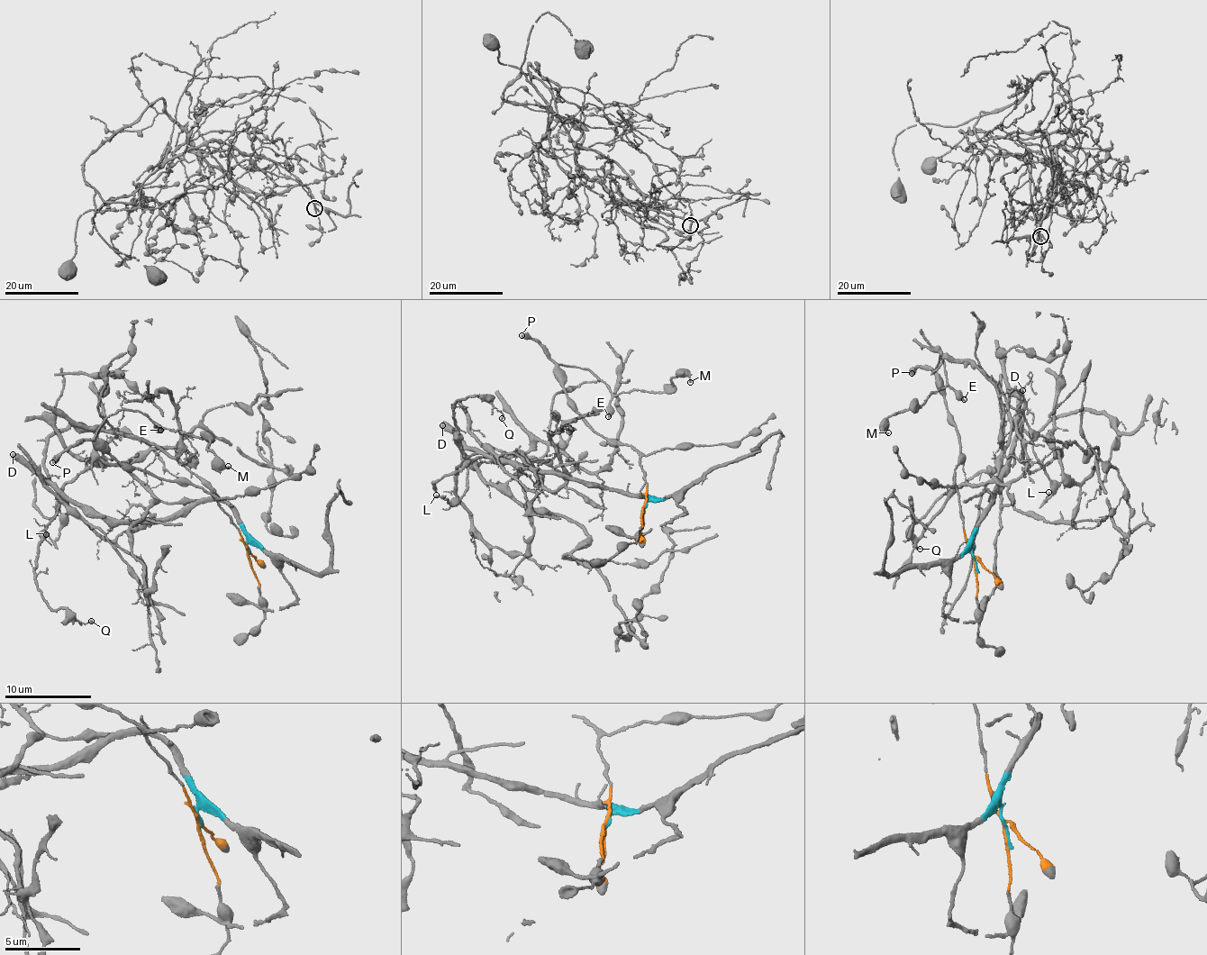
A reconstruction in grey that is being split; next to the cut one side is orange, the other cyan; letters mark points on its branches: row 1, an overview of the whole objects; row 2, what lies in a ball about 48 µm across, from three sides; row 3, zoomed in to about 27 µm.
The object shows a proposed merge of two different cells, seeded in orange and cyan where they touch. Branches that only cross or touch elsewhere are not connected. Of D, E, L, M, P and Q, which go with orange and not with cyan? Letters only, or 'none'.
E, M, P

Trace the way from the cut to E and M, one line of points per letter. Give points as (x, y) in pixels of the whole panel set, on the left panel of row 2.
E: (248, 555), (240, 529), (216, 498), (131, 468), (110, 454), (95, 433), (111, 415), (134, 410), (159, 431)
M: (248, 555), (216, 498), (131, 468), (95, 433), (120, 411), (141, 412), (204, 437), (229, 467)

